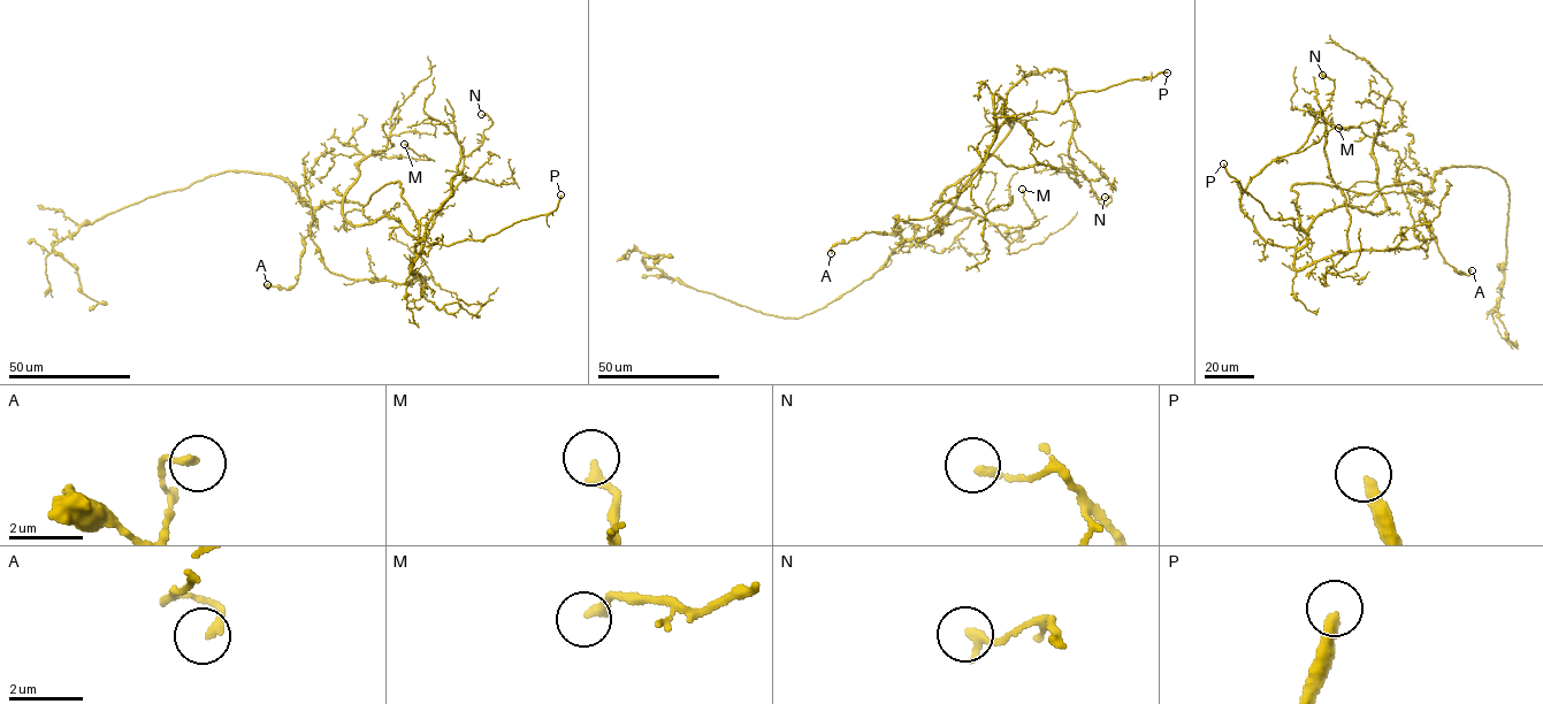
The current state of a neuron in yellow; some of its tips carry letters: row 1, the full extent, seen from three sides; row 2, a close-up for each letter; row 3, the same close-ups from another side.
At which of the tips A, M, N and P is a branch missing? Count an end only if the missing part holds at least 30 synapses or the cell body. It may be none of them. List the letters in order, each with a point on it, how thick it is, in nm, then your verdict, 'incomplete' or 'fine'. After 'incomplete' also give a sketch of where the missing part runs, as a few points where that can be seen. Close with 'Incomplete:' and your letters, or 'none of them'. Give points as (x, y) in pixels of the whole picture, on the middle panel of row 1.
A: place (831, 253); calibre 200 nm; fine
M: place (1022, 189); calibre 260 nm; fine
N: place (1105, 197); calibre 240 nm; fine
P: place (1167, 73); calibre 280 nm; incomplete
Incomplete: P

